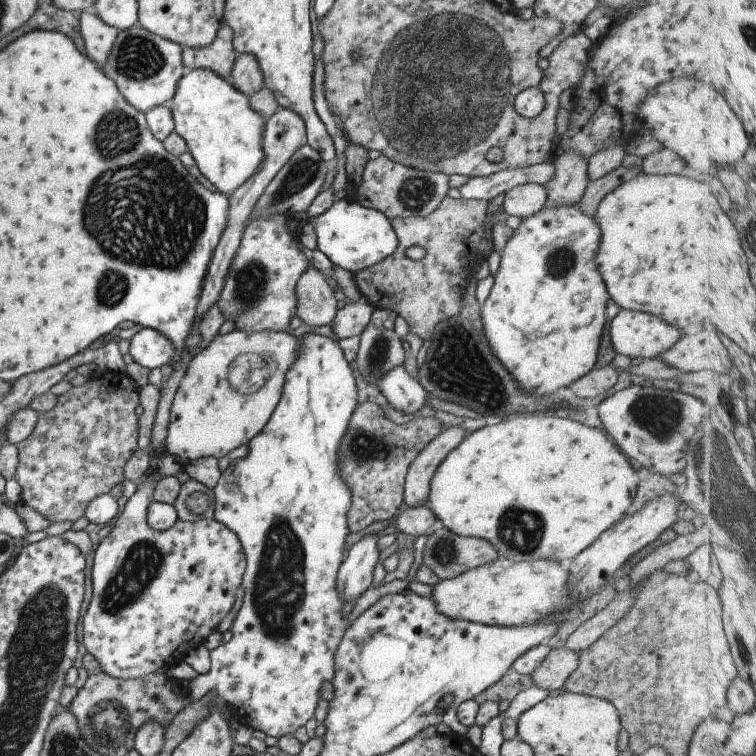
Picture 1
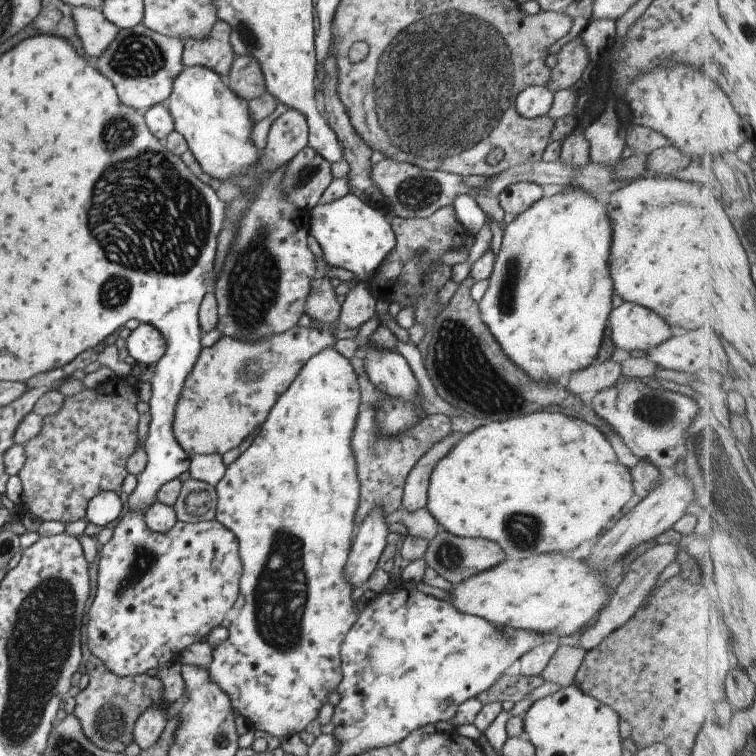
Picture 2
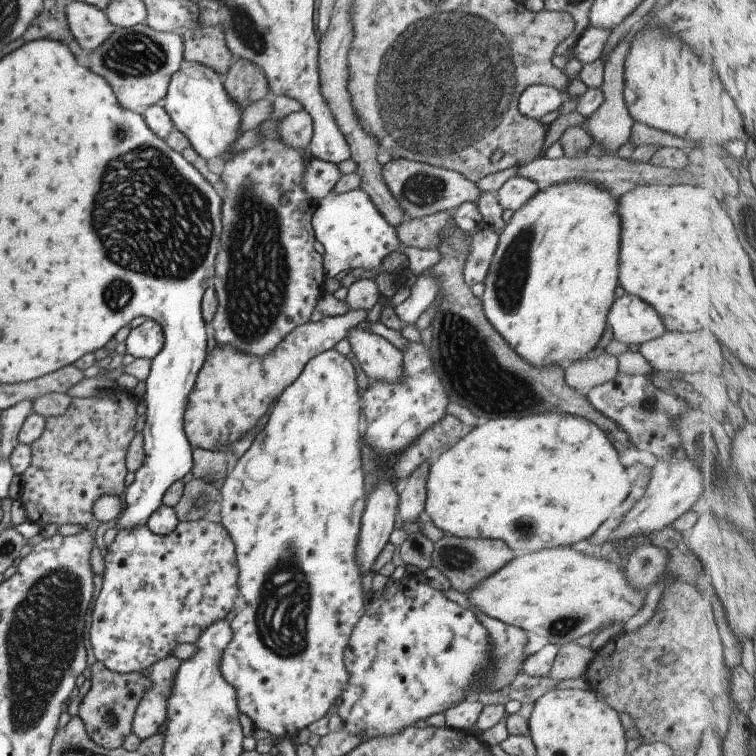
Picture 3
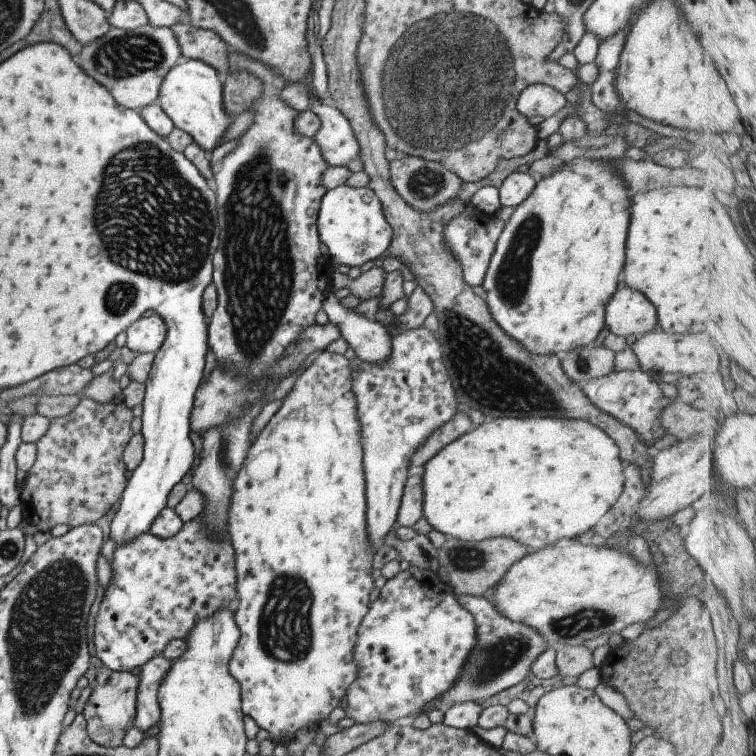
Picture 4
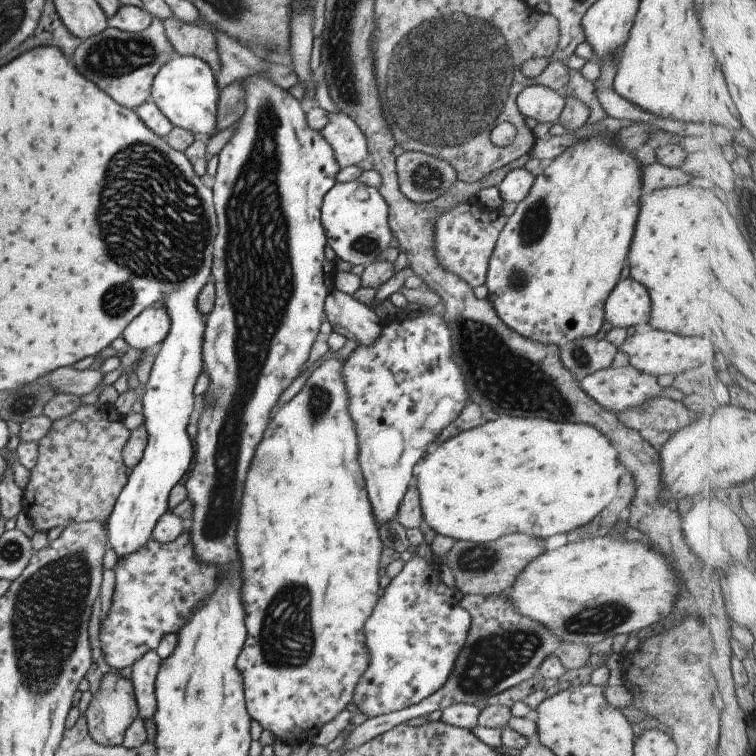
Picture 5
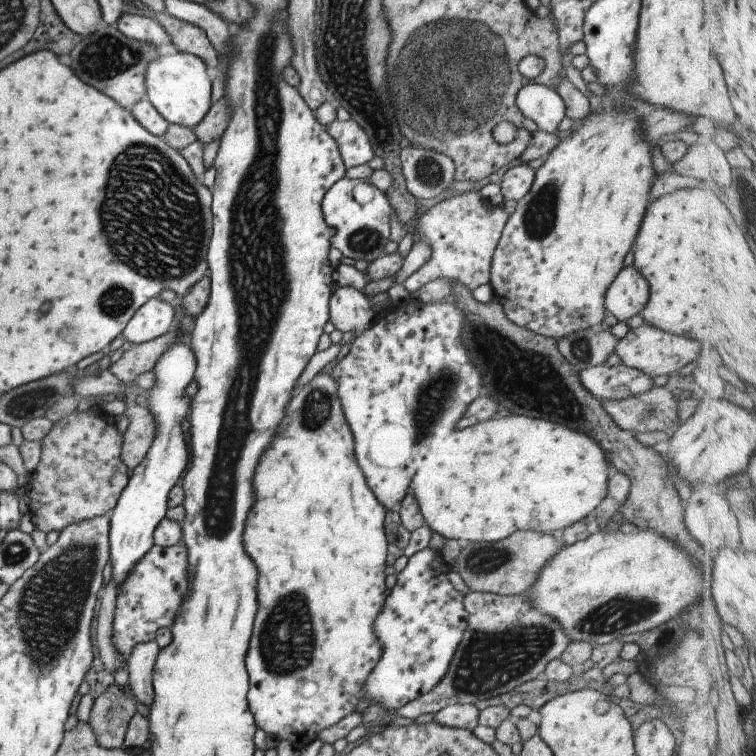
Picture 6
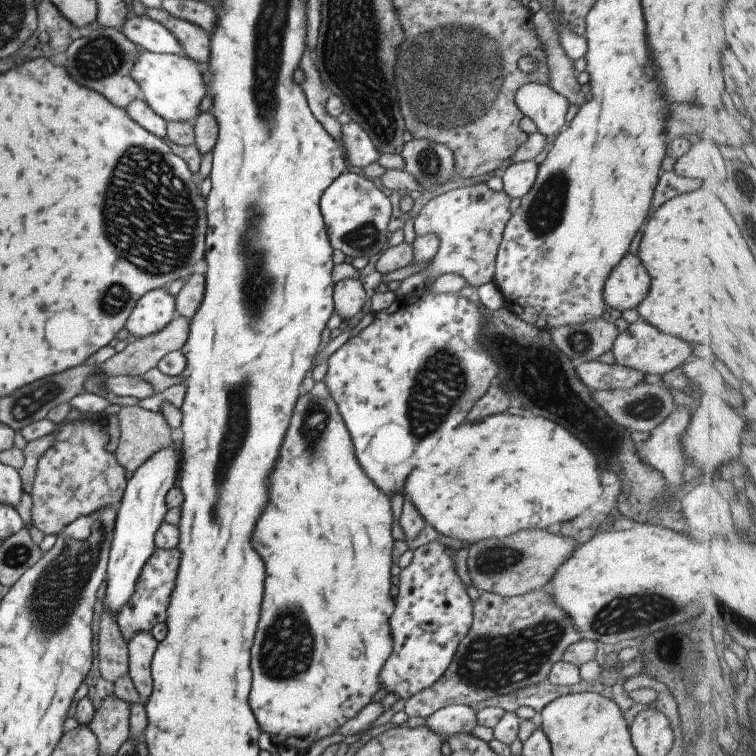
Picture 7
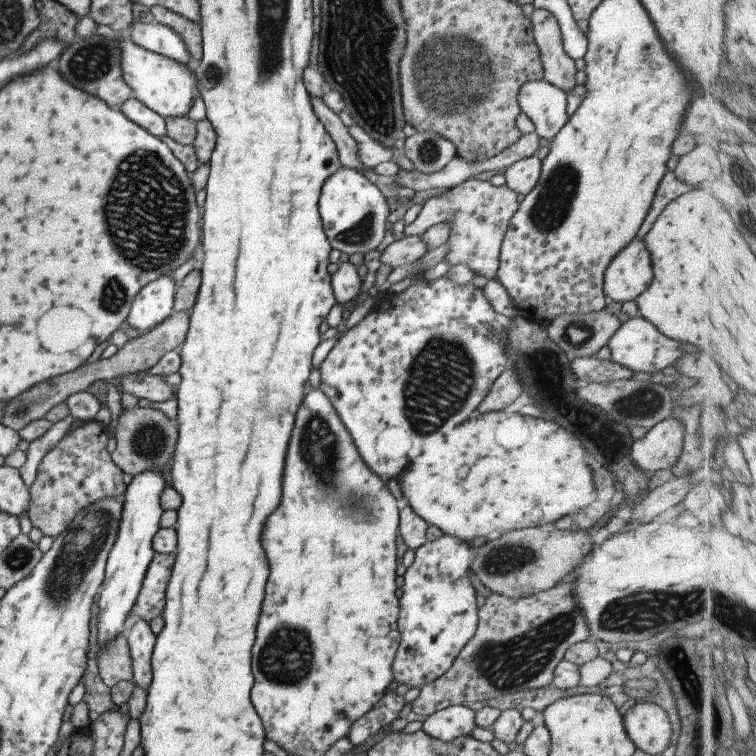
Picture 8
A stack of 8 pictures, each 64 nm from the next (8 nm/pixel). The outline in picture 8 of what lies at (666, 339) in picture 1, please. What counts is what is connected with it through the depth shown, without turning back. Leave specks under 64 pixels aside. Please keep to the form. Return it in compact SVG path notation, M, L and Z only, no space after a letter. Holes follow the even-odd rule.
M633 240L617 252L603 275L603 294L608 302L634 301L651 282L651 260L645 242Z

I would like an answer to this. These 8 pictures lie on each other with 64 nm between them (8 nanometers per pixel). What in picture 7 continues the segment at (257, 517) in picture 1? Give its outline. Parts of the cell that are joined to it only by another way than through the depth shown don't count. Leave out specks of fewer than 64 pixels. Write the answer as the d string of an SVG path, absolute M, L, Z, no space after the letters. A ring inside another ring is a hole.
M323 380L314 381L311 390L299 396L293 408L293 418L287 428L287 436L283 440L279 464L275 464L275 476L271 480L271 504L267 506L267 512L259 518L259 524L253 532L253 544L259 552L263 564L265 564L265 592L259 612L259 622L255 630L255 640L251 646L251 692L249 692L249 706L251 712L255 712L255 720L261 731L267 732L270 740L278 748L295 748L303 755L311 744L317 740L333 734L341 724L344 724L355 716L363 706L369 703L373 694L379 690L379 672L391 654L391 634L389 634L389 616L393 612L393 587L391 586L391 504L389 497L385 496L361 470L361 466L355 458L351 437L345 428L343 420L333 398L329 396L327 386Z

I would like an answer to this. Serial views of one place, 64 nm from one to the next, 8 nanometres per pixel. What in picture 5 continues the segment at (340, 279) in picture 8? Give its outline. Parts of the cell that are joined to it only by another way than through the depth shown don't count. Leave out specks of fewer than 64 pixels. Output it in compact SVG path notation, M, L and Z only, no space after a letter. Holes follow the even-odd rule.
M335 291L323 302L323 312L332 332L341 334L356 346L369 346L383 330L383 321L363 302L357 302L350 294Z

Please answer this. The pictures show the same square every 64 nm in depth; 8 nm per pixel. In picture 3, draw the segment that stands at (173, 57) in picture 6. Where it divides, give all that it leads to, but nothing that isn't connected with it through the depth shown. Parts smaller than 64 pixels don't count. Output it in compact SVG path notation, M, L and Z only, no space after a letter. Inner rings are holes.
M182 60L179 70L169 78L167 92L160 104L174 128L187 138L189 147L203 160L219 158L227 162L237 154L231 153L230 146L241 135L242 109L227 96L218 74L211 68Z

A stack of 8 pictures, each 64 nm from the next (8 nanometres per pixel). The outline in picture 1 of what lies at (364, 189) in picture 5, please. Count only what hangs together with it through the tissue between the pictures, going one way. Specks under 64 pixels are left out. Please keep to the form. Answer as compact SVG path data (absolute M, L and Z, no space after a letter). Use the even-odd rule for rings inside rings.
M342 199L319 216L313 216L309 225L315 232L316 248L319 252L325 254L331 264L353 273L374 267L395 252L398 240L389 221L378 210Z

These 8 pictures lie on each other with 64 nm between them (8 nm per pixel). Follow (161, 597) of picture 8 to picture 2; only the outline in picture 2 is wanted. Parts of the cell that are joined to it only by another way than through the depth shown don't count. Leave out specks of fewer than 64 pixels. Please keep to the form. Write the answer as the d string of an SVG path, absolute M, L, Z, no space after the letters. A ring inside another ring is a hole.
M127 510L113 528L113 533L109 541L103 544L99 553L97 552L95 595L93 596L91 606L89 606L89 610L87 610L86 646L90 654L95 656L96 659L99 659L101 664L111 674L120 677L145 674L148 670L159 670L161 666L165 666L167 663L177 662L179 654L187 646L204 641L205 636L223 622L225 612L233 606L233 602L237 600L237 594L240 593L238 591L238 580L241 571L241 560L239 560L235 536L214 518L196 523L185 523L177 520L167 532L157 533L147 528L143 520L143 512L129 512Z

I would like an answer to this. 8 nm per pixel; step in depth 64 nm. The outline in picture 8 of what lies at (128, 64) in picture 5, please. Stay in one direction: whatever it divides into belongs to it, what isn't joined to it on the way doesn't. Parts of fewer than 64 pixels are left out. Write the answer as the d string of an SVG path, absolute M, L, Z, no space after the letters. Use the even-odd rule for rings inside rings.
M92 34L87 37L79 37L68 44L60 56L61 78L75 86L77 90L83 90L87 94L103 100L109 108L118 109L123 102L133 96L131 88L121 78L121 62L119 62L119 48L114 36L102 36Z

